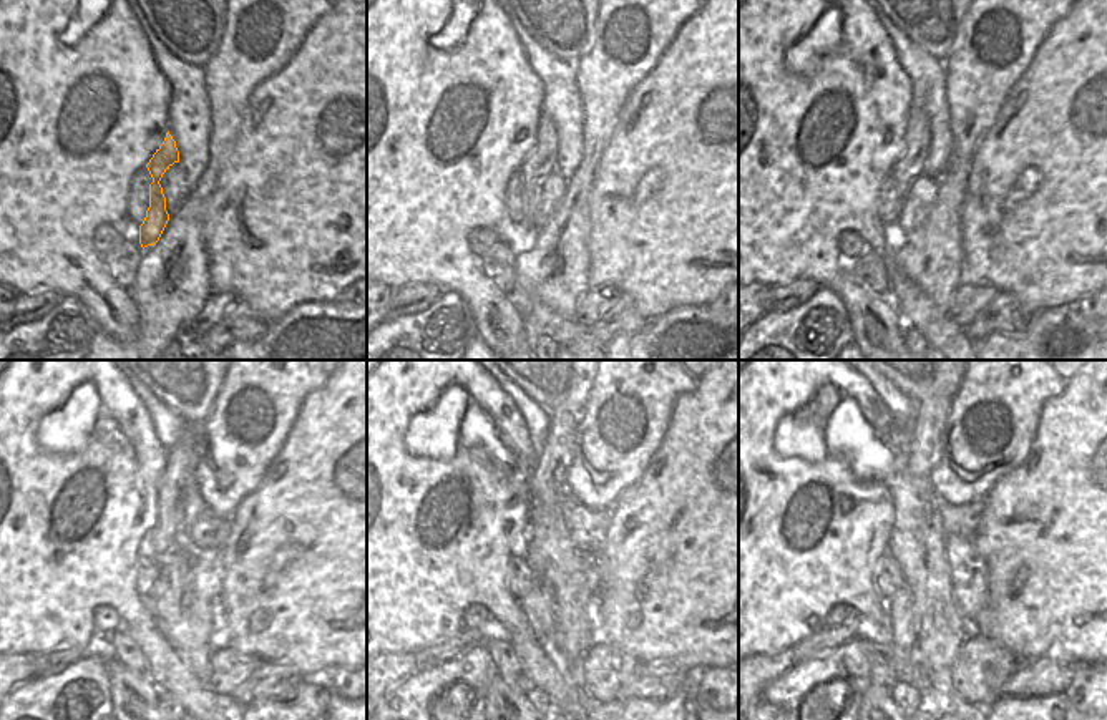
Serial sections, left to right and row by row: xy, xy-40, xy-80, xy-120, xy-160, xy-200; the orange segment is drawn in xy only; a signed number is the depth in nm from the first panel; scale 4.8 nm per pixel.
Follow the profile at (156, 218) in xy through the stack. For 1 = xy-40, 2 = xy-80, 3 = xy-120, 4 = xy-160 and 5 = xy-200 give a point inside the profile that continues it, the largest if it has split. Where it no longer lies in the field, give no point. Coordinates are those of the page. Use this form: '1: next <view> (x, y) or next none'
1: next xy-40 (538, 163)
2: next xy-80 (910, 165)
3: next xy-120 (181, 458)
4: next xy-160 (546, 483)
5: next xy-200 (925, 433)

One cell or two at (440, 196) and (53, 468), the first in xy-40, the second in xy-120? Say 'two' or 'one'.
one

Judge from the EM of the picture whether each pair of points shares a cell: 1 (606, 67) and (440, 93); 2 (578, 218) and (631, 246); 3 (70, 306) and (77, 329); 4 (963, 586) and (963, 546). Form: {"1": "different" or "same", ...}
{"1": "different", "2": "different", "3": "same", "4": "same"}

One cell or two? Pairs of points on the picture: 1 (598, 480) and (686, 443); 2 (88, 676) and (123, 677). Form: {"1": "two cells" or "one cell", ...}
{"1": "two cells", "2": "two cells"}

